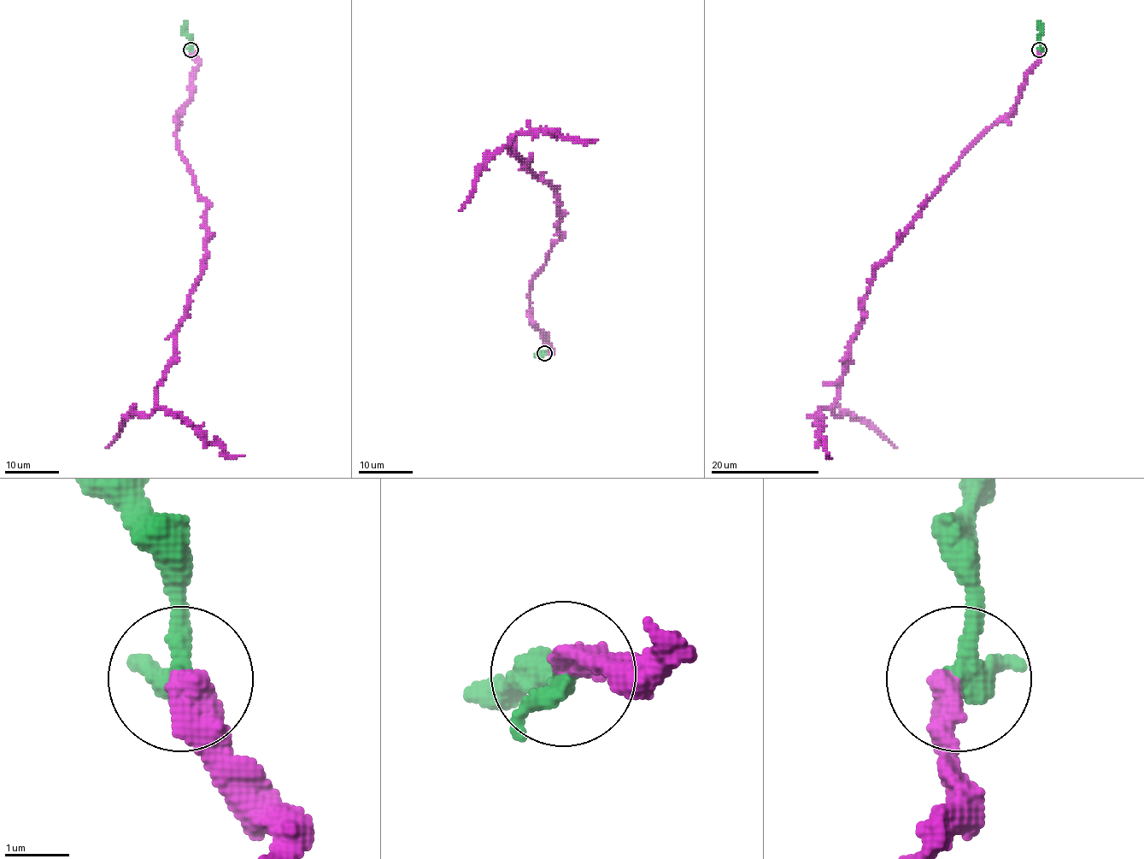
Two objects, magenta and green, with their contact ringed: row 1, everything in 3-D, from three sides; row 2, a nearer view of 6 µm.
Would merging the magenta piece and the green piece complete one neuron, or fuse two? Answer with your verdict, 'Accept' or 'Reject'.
Accept

